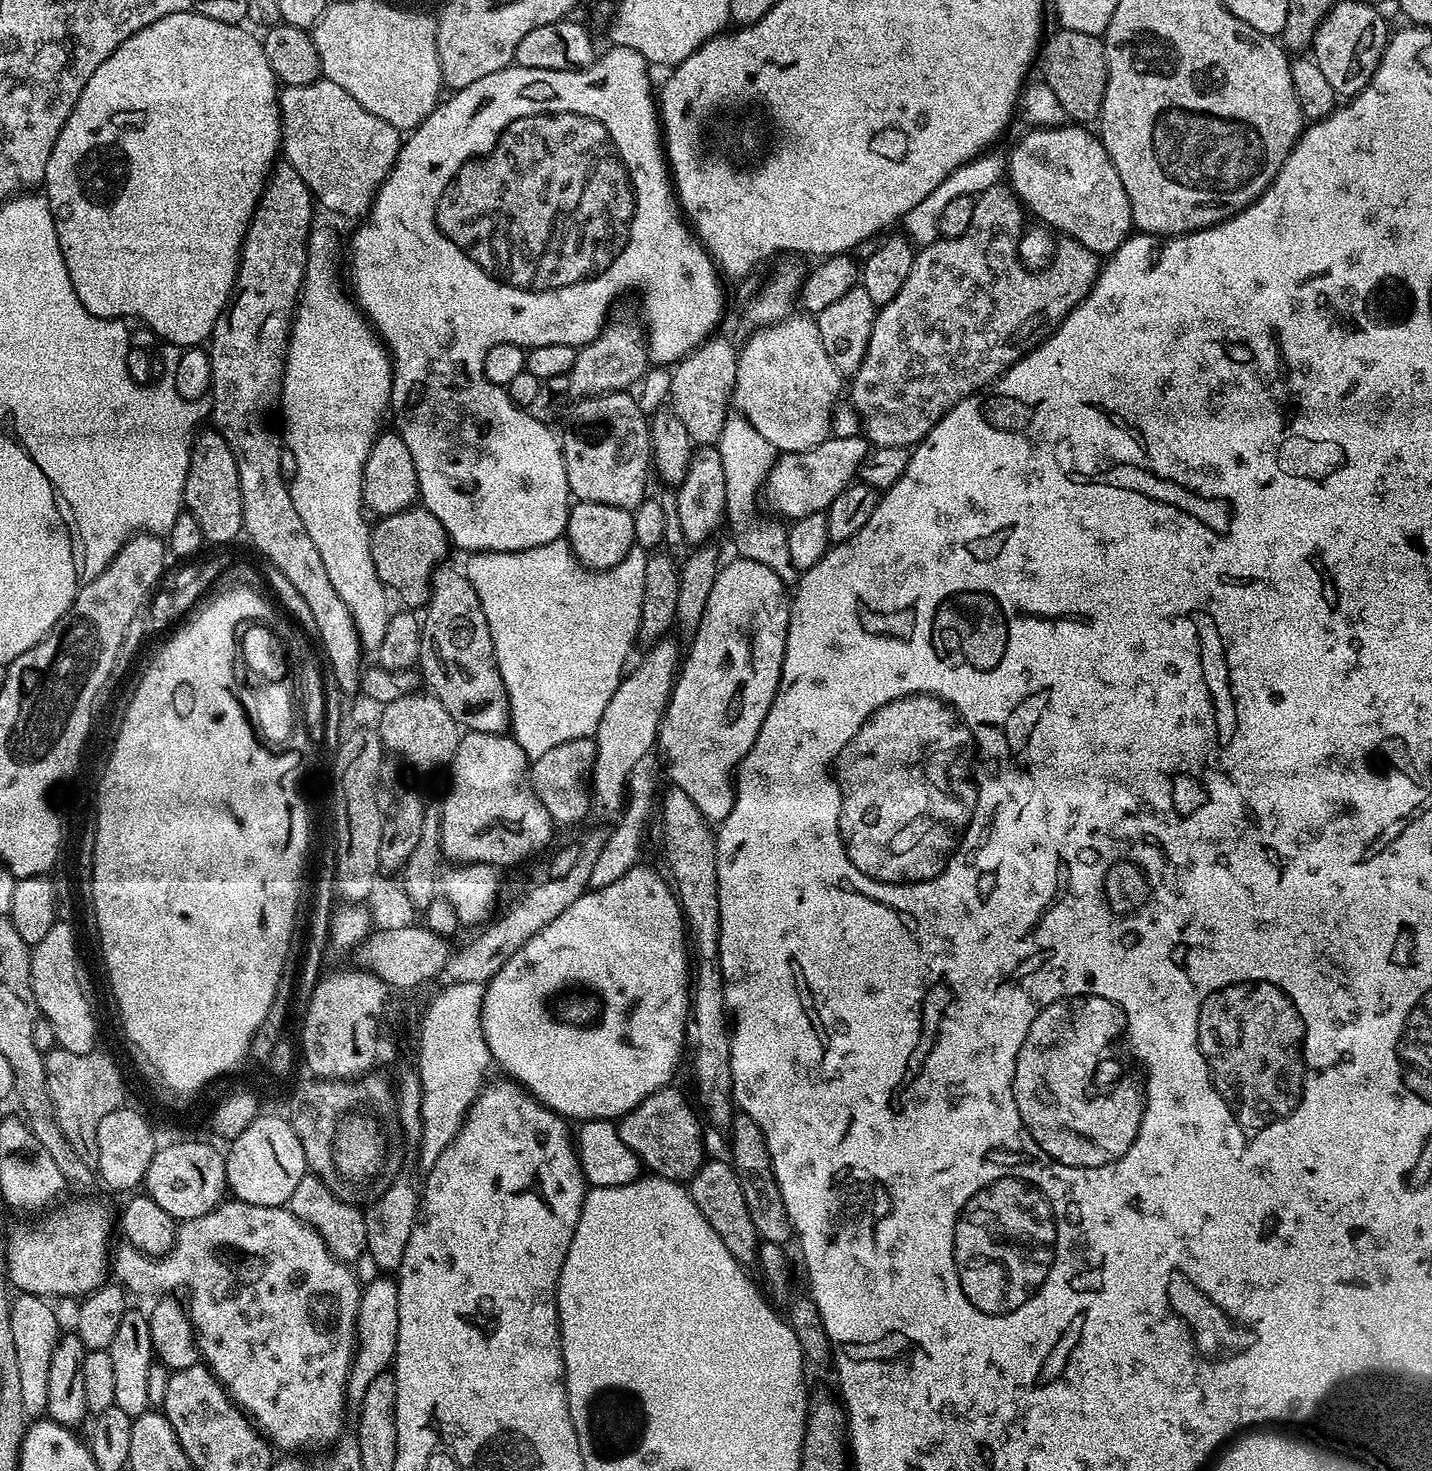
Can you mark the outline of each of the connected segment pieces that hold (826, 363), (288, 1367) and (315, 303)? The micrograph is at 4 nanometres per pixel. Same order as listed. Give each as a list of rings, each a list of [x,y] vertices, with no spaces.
[[[792,314],[768,327],[757,327],[737,358],[734,404],[774,446],[777,453],[810,450],[832,436],[832,411],[840,396],[840,371],[822,346],[815,319]]]
[[[235,1198],[225,1199],[220,1205],[218,1205],[212,1212],[202,1214],[202,1218],[194,1218],[193,1220],[183,1221],[177,1227],[176,1230],[176,1241],[172,1249],[168,1251],[166,1256],[148,1256],[144,1252],[138,1251],[134,1245],[127,1242],[120,1242],[120,1245],[115,1245],[114,1251],[110,1256],[110,1272],[113,1277],[129,1293],[135,1294],[137,1292],[140,1296],[152,1296],[151,1298],[164,1298],[169,1294],[180,1294],[176,1292],[184,1291],[183,1299],[186,1301],[186,1311],[188,1313],[189,1320],[192,1321],[192,1331],[196,1333],[196,1347],[198,1349],[198,1356],[201,1361],[206,1365],[211,1372],[216,1375],[216,1380],[219,1384],[224,1387],[225,1392],[228,1393],[228,1397],[234,1401],[234,1403],[240,1408],[240,1411],[256,1425],[261,1436],[272,1445],[273,1449],[279,1450],[280,1448],[284,1451],[284,1454],[308,1454],[311,1448],[320,1448],[325,1446],[331,1446],[340,1439],[342,1433],[345,1431],[344,1428],[344,1404],[346,1405],[346,1397],[348,1395],[348,1375],[352,1369],[352,1355],[356,1352],[356,1315],[358,1314],[358,1306],[360,1305],[360,1293],[362,1291],[361,1281],[356,1281],[356,1276],[351,1272],[349,1265],[342,1260],[336,1260],[330,1254],[330,1250],[322,1242],[322,1238],[314,1231],[310,1226],[306,1226],[306,1222],[302,1222],[294,1215],[293,1212],[289,1212],[287,1207],[282,1208],[267,1208],[266,1206],[254,1206],[253,1204],[247,1204],[241,1200]]]
[[[313,227],[308,236],[308,257],[306,258],[306,270],[304,271],[304,287],[300,289],[300,300],[296,304],[296,315],[292,322],[292,335],[288,337],[288,359],[284,361],[284,387],[282,389],[282,432],[286,437],[286,448],[294,454],[296,459],[296,472],[290,477],[292,489],[292,501],[294,510],[298,510],[298,518],[302,518],[302,526],[306,526],[306,534],[310,534],[310,542],[318,546],[318,554],[322,557],[322,563],[326,565],[326,574],[330,574],[330,583],[334,590],[338,590],[338,598],[346,602],[350,614],[356,623],[356,629],[360,634],[360,643],[365,649],[375,650],[382,646],[382,638],[386,634],[386,622],[390,615],[388,608],[388,596],[383,582],[378,578],[372,561],[372,533],[370,524],[364,521],[366,505],[362,494],[362,474],[366,466],[366,458],[372,449],[372,443],[382,431],[380,423],[390,412],[392,402],[392,357],[384,343],[380,339],[375,328],[372,327],[367,316],[351,299],[348,300],[340,293],[336,285],[336,259],[340,256],[340,240],[328,228]]]

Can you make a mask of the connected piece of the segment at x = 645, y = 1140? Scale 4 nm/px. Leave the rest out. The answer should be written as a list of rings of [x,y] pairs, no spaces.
[[[669,1086],[650,1094],[638,1102],[634,1110],[619,1117],[618,1133],[622,1142],[637,1155],[641,1165],[651,1175],[687,1182],[706,1159],[704,1132],[700,1129],[701,1117],[698,1112],[697,1116],[676,1086]]]

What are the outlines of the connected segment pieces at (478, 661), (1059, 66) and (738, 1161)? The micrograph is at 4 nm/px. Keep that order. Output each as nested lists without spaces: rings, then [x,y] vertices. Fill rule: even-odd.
[[[441,566],[432,573],[432,598],[422,612],[418,671],[427,691],[436,696],[438,702],[446,706],[450,718],[454,718],[467,731],[507,733],[510,728],[508,691],[496,665],[496,651],[492,645],[490,626],[486,622],[482,602],[463,571],[459,567],[448,567]]]
[[[1063,28],[1057,31],[1047,37],[1040,52],[1043,81],[1052,89],[1069,121],[1082,126],[1095,123],[1102,110],[1108,77],[1103,39]]]
[[[737,1111],[726,1129],[726,1135],[728,1135],[728,1148],[732,1151],[730,1163],[742,1186],[742,1198],[746,1198],[746,1210],[750,1210],[754,1230],[758,1230],[763,1242],[787,1245],[787,1240],[791,1241],[794,1236],[792,1223],[786,1214],[786,1206],[782,1202],[782,1194],[778,1190],[778,1182],[774,1178],[770,1150],[766,1150],[766,1138],[762,1134],[758,1122],[754,1122],[754,1118],[750,1118],[750,1114]]]

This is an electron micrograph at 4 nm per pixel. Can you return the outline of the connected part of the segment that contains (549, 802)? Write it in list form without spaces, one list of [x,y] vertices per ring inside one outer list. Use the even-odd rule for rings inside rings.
[[[583,736],[570,742],[562,742],[562,746],[554,746],[554,750],[546,750],[546,754],[535,757],[530,764],[530,783],[532,791],[546,806],[550,818],[557,824],[576,824],[588,816],[588,800],[590,804],[590,777],[596,764],[595,739]]]

